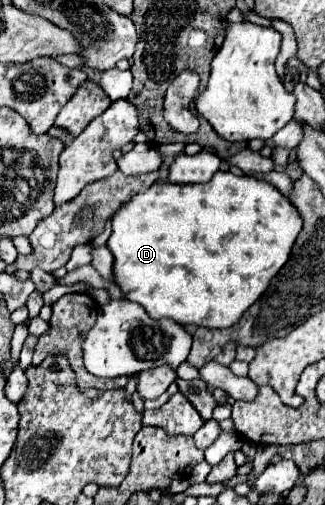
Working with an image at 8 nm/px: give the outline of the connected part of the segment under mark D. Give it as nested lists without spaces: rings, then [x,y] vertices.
[[[217,171],[211,177],[211,181],[207,181],[207,183],[187,183],[187,185],[155,183],[145,193],[135,195],[129,203],[125,203],[113,215],[113,233],[107,241],[107,245],[115,257],[115,265],[113,265],[115,283],[125,293],[125,299],[143,305],[145,311],[153,319],[171,319],[179,325],[197,325],[197,327],[219,329],[219,327],[235,325],[235,321],[239,321],[239,317],[265,293],[265,289],[271,283],[271,279],[275,277],[275,273],[279,273],[279,269],[287,263],[291,247],[293,247],[297,235],[301,233],[301,227],[303,227],[303,221],[299,217],[299,211],[295,209],[295,205],[291,205],[291,201],[285,195],[279,193],[277,187],[273,187],[271,183],[267,183],[263,179],[255,179],[251,175],[233,175],[231,171]]]

